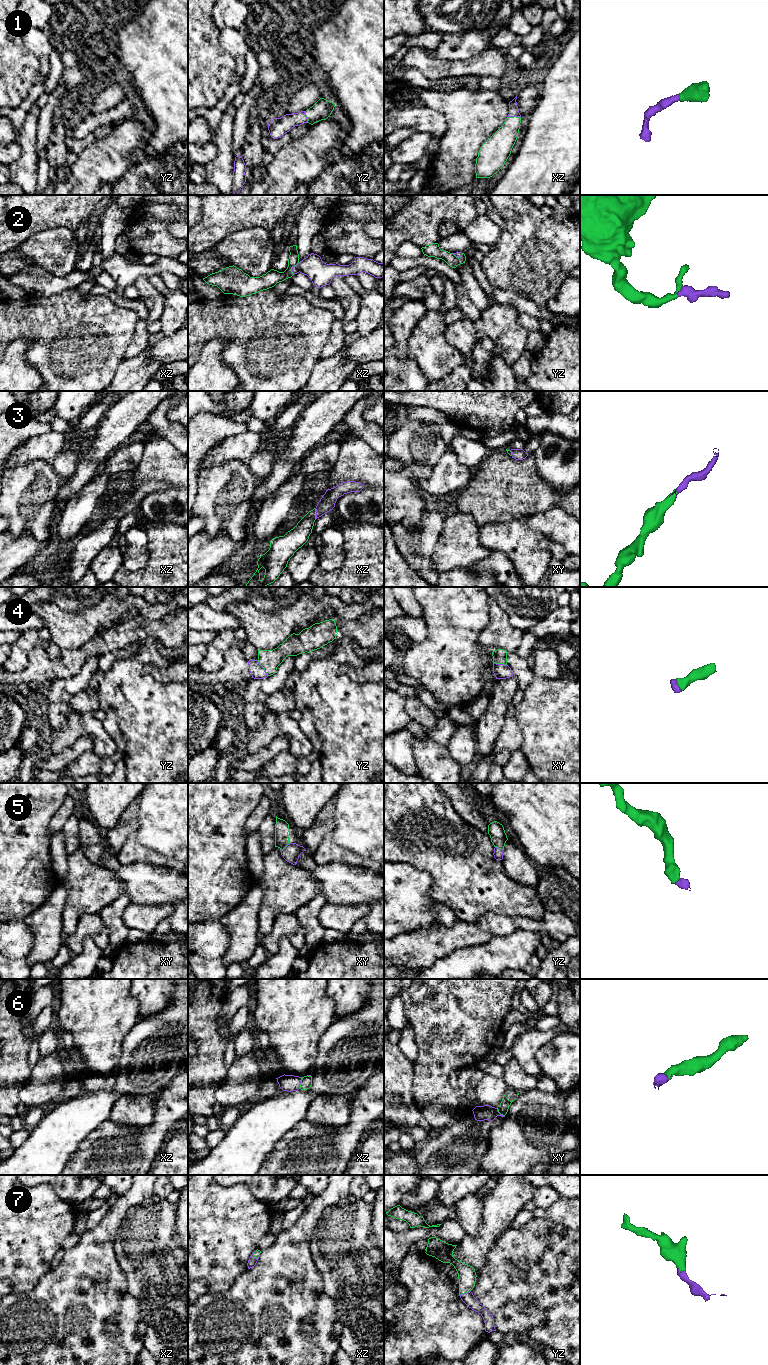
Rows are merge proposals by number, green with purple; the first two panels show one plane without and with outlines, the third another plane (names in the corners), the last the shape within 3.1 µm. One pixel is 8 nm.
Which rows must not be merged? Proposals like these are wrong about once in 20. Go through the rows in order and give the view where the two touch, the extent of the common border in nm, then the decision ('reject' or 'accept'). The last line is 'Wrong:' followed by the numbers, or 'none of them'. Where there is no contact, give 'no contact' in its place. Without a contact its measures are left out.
1: contact in xz; length 100 nm; accept
2: contact in xz; length 120 nm; accept
3: contact in xz; length 90 nm; accept
4: contact in yz; length 160 nm; accept
5: contact in yz; length 70 nm; accept
6: contact in xz; length 100 nm; accept
7: contact in yz; length 100 nm; accept
Wrong: none of them

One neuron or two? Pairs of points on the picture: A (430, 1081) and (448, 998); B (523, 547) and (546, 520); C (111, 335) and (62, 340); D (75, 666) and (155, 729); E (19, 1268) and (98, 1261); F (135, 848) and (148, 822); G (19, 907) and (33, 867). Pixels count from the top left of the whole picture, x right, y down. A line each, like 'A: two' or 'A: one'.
A: one
B: two
C: one
D: two
E: two
F: two
G: one

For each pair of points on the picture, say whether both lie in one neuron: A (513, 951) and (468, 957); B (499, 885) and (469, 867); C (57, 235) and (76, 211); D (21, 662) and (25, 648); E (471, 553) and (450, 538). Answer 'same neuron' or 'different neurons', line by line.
A: same neuron
B: same neuron
C: different neurons
D: same neuron
E: same neuron

